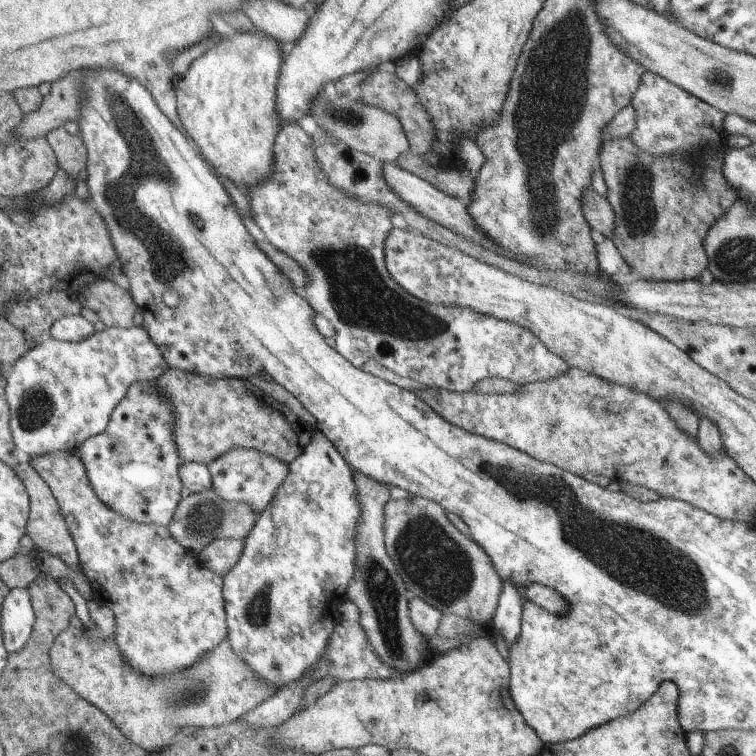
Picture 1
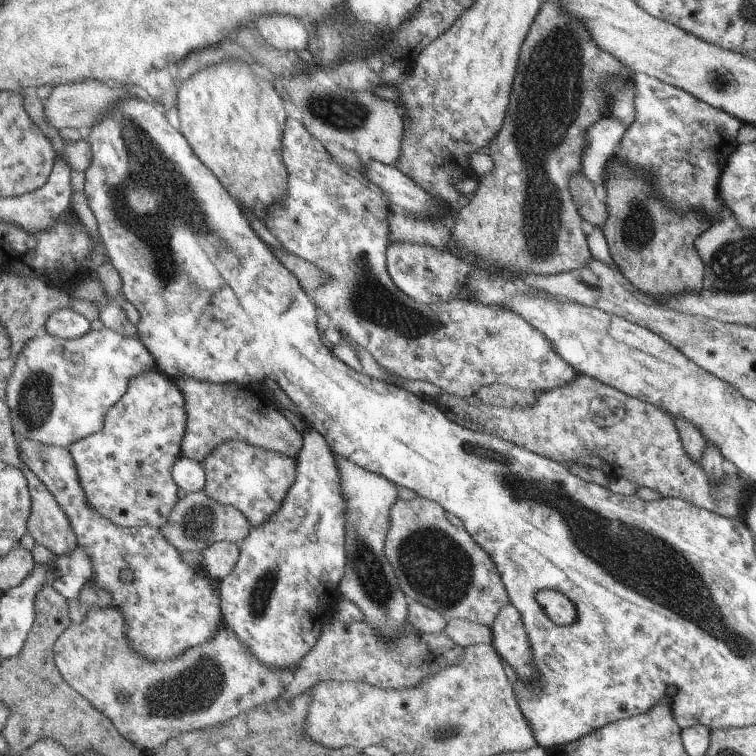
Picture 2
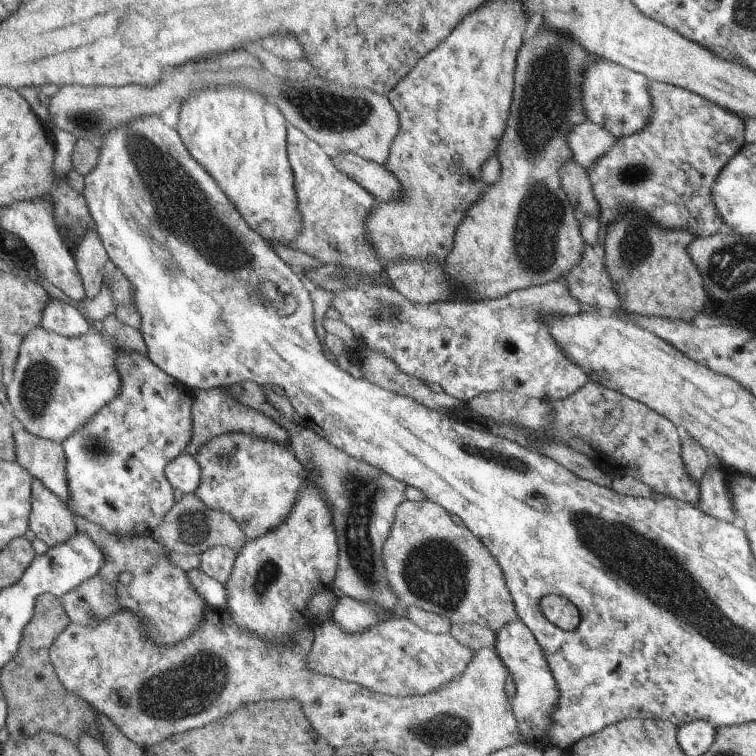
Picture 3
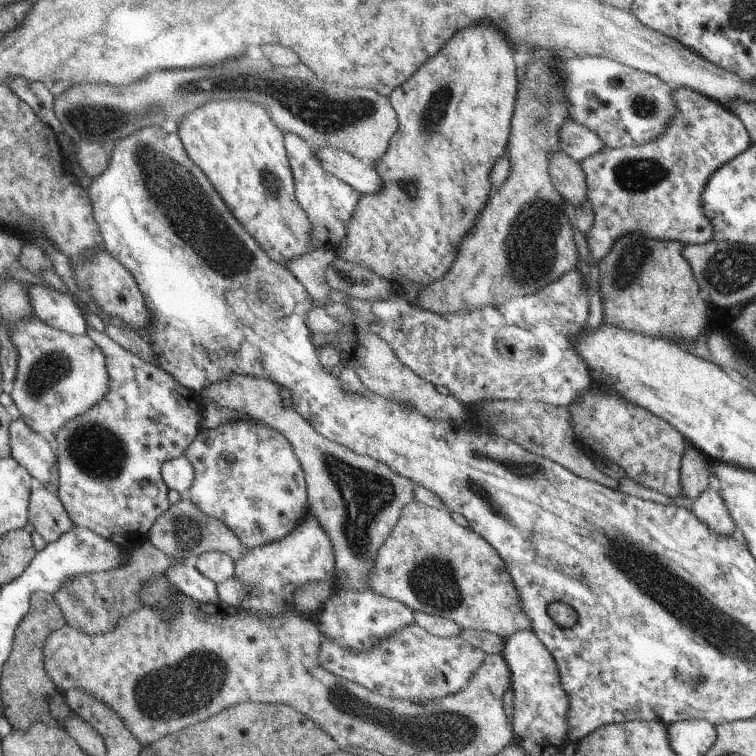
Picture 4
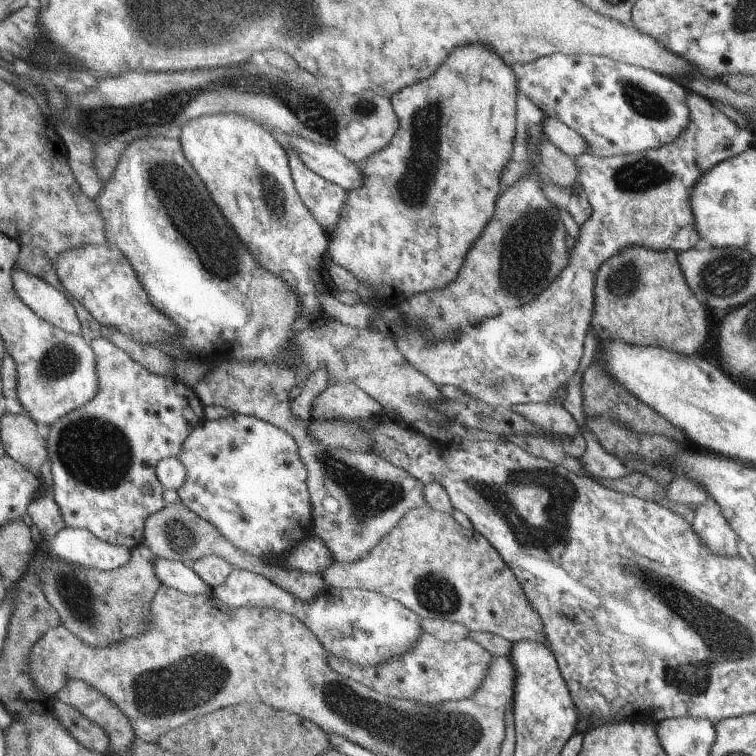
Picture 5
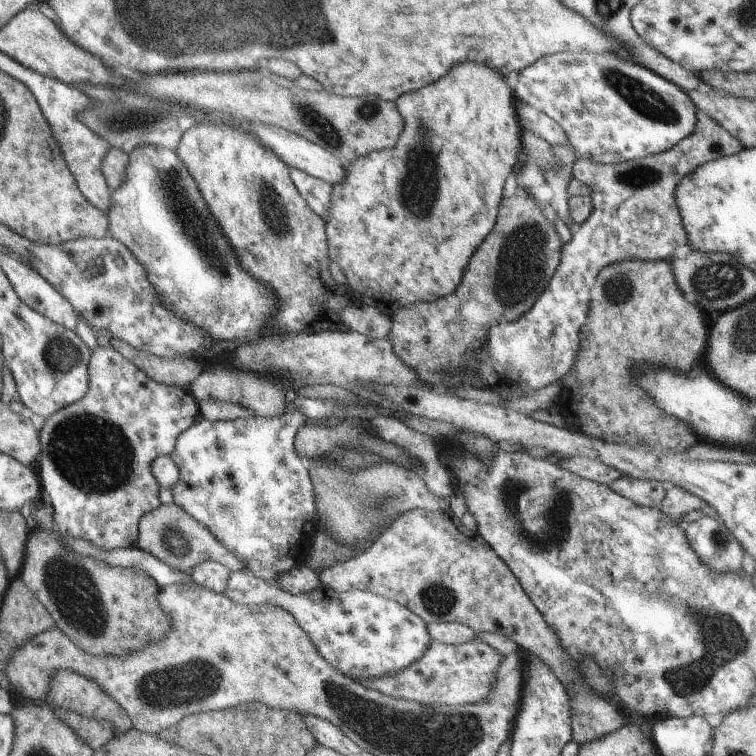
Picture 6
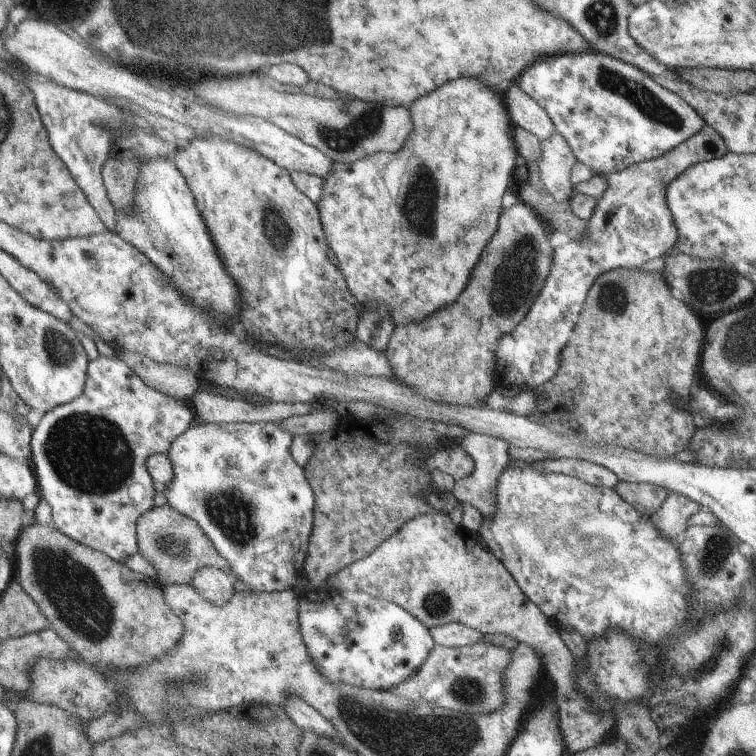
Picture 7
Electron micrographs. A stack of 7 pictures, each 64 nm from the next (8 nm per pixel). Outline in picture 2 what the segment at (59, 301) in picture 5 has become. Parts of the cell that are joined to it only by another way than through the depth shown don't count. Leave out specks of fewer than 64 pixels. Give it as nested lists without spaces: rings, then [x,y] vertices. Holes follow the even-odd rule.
[[[70,307],[61,308],[51,314],[45,328],[59,338],[73,339],[91,332],[91,322]]]

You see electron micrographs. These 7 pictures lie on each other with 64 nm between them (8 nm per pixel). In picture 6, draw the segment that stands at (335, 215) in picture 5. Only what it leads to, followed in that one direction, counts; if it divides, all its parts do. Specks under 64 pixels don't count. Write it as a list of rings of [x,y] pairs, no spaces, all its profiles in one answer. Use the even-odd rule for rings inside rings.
[[[291,168],[290,175],[295,188],[298,188],[307,205],[315,212],[319,212],[319,216],[323,216],[323,220],[325,220],[327,212],[330,212],[333,186],[318,177],[311,176],[302,169]]]

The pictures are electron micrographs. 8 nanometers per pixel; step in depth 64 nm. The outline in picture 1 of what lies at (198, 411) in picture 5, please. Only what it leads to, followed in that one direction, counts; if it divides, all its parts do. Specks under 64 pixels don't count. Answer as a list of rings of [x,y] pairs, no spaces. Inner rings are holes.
[[[143,380],[134,383],[129,388],[129,394],[123,398],[123,404],[115,408],[115,416],[111,416],[111,428],[107,428],[107,432],[99,432],[97,436],[90,438],[77,449],[75,454],[85,462],[91,484],[94,485],[95,492],[98,492],[99,500],[102,500],[107,508],[137,524],[166,526],[170,522],[178,503],[182,500],[179,496],[182,483],[178,477],[181,461],[174,440],[177,418],[171,398],[163,396],[163,388],[159,388],[158,381]]]

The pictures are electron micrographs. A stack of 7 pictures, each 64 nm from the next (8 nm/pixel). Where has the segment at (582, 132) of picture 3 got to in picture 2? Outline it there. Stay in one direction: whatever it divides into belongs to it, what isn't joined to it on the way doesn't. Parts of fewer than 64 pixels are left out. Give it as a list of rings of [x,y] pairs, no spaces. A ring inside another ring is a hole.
[[[601,117],[597,123],[586,130],[586,147],[582,152],[582,172],[593,184],[595,194],[604,197],[603,170],[615,146],[623,138],[627,126],[615,118]]]

